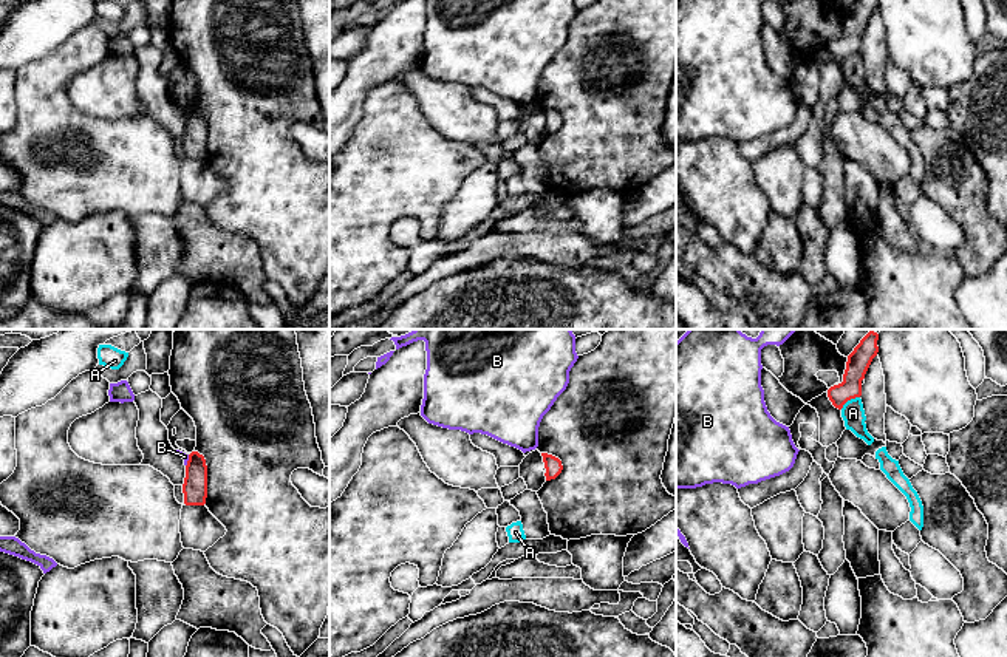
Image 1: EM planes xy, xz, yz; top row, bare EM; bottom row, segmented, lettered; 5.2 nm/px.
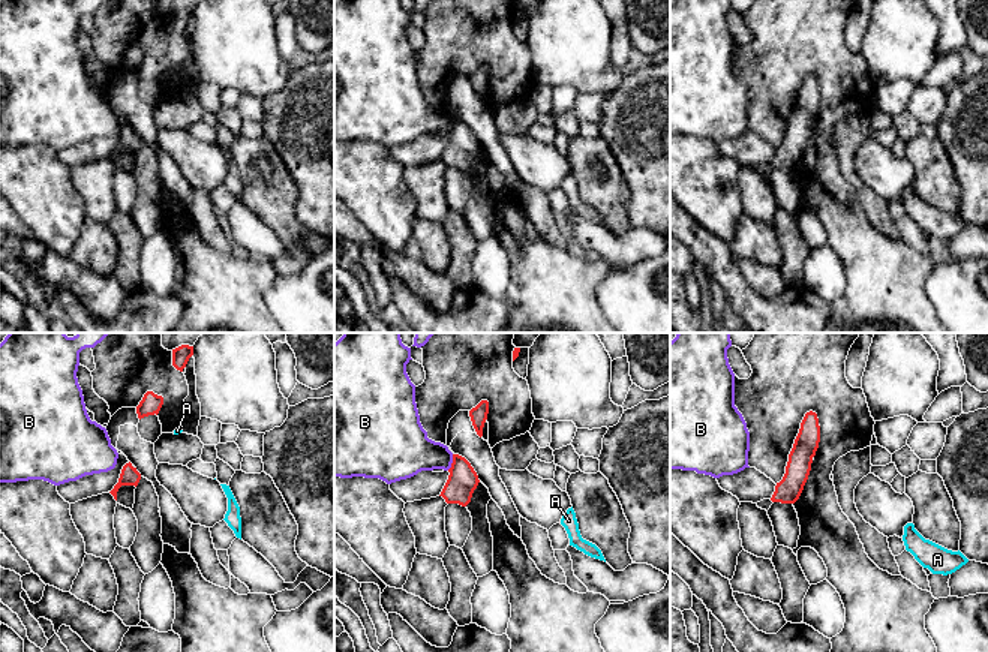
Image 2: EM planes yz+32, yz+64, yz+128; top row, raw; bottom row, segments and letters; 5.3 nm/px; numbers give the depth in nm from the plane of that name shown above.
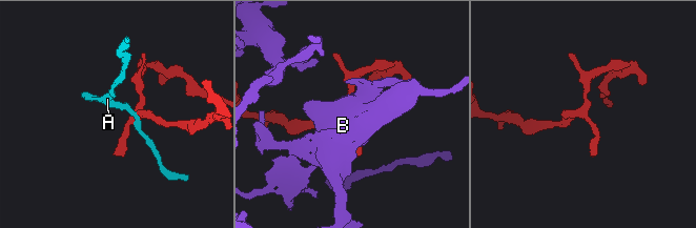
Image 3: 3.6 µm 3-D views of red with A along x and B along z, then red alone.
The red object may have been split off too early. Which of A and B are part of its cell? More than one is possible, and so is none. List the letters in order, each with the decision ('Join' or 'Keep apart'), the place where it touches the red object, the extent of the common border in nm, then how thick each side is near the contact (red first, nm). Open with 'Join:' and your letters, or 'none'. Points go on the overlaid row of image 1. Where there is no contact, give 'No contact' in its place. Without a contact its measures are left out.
Join: none
A: Keep apart. Touches red at yz (849, 399). Shared border 120 nm. Thickness 120 nm (red) against 120 nm
B: Keep apart. Touches red at xy (187, 461). Shared border 70 nm. Thickness 130 nm (red) against 30 nm

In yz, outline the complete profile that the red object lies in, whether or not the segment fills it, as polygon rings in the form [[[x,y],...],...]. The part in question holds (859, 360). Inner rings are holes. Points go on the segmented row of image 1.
[[[869,331],[848,356],[843,382],[828,390],[828,397],[835,408],[841,410],[848,400],[862,396],[862,380],[879,352],[877,340],[879,334]]]

